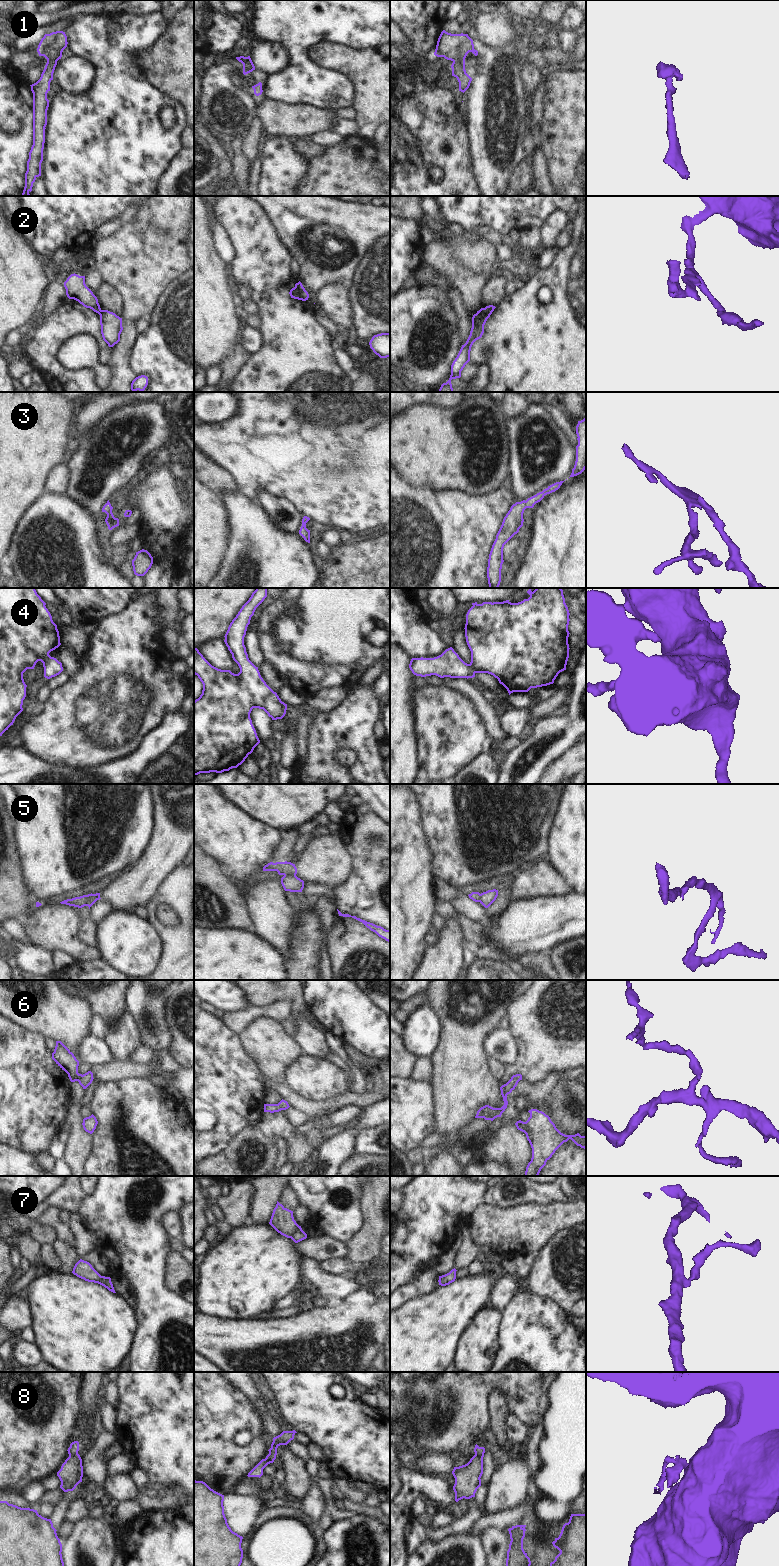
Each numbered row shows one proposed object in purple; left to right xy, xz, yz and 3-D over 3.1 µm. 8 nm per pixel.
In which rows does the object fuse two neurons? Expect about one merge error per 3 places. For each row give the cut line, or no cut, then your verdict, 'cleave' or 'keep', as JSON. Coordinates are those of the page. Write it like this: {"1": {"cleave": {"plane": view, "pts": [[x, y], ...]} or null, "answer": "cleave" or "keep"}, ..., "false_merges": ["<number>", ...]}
{"1": {"cleave": null, "answer": "keep"}, "2": {"cleave": {"plane": "xz", "pts": [[294, 287], [300, 299]]}, "answer": "cleave"}, "3": {"cleave": null, "answer": "keep"}, "4": {"cleave": null, "answer": "keep"}, "5": {"cleave": {"plane": "xz", "pts": [[295, 874], [284, 876]]}, "answer": "cleave"}, "6": {"cleave": null, "answer": "keep"}, "7": {"cleave": {"plane": "xz", "pts": [[299, 1226], [290, 1237]]}, "answer": "cleave"}, "8": {"cleave": {"plane": "xy", "pts": [[77, 1453], [69, 1455]]}, "answer": "cleave"}, "false_merges": ["2", "5", "7", "8"]}

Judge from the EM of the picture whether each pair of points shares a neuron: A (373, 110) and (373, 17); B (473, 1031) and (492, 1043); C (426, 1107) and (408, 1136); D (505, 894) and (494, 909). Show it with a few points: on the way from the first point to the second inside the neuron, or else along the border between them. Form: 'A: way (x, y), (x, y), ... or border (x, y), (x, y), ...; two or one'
A: border (379, 45), (364, 49), (350, 48); two
B: border (499, 1027), (484, 1040), (484, 1049), (488, 1055); two
C: way (419, 1114), (408, 1125), (408, 1129); one
D: way (504, 898), (498, 905); one

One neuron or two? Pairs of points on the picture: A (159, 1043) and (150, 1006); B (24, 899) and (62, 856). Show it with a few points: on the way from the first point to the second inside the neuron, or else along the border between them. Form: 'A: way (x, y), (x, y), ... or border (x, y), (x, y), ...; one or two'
A: way (155, 1034), (152, 1015); one
B: border (23, 870), (26, 884), (37, 901); two

